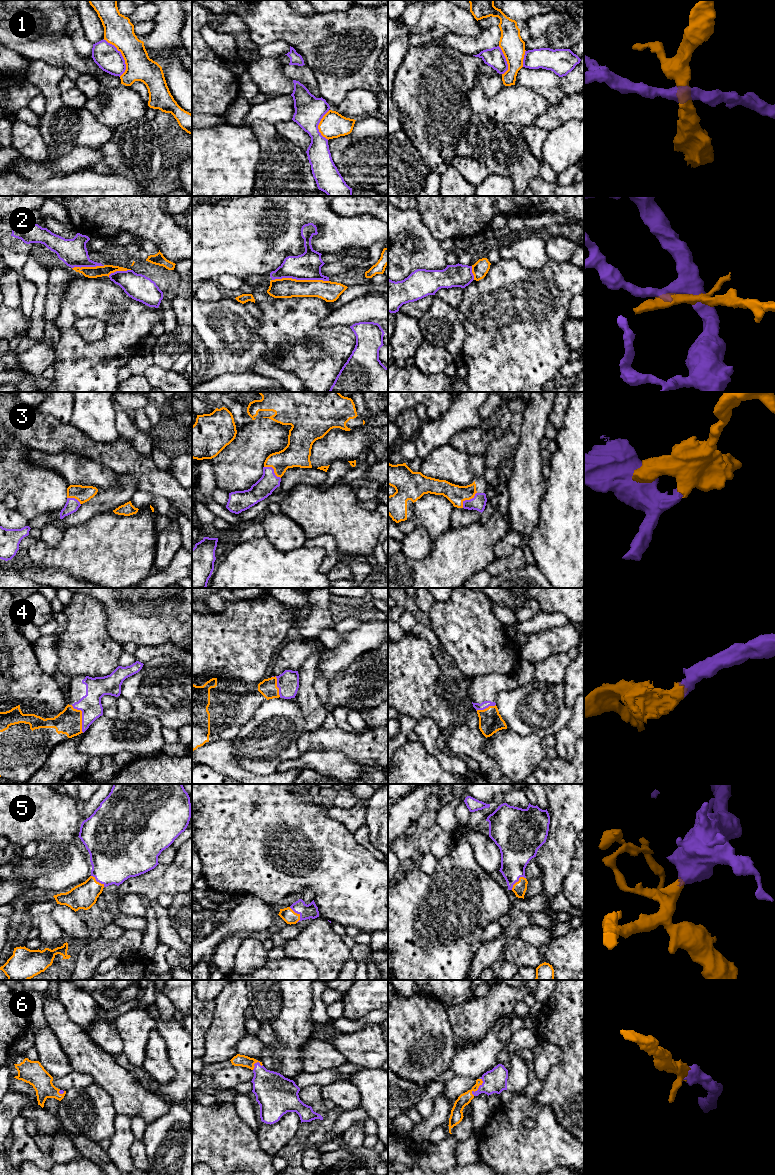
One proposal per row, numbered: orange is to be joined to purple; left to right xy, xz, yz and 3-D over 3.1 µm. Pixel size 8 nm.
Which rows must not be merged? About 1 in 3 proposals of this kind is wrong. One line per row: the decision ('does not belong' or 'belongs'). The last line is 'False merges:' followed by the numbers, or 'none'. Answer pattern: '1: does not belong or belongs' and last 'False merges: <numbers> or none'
1: does not belong
2: does not belong
3: belongs
4: belongs
5: belongs
6: belongs
False merges: 1, 2

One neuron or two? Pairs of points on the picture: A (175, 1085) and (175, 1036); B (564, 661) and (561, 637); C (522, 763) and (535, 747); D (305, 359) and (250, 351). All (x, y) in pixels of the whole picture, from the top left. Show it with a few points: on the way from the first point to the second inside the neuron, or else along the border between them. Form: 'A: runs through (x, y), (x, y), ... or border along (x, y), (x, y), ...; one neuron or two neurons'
A: runs through (181, 1073), (181, 1048); one neuron
B: border along (566, 652), (551, 655), (541, 661); two neurons
C: runs through (523, 759), (531, 751); one neuron
D: border along (262, 339), (268, 348), (279, 350), (279, 358); two neurons

